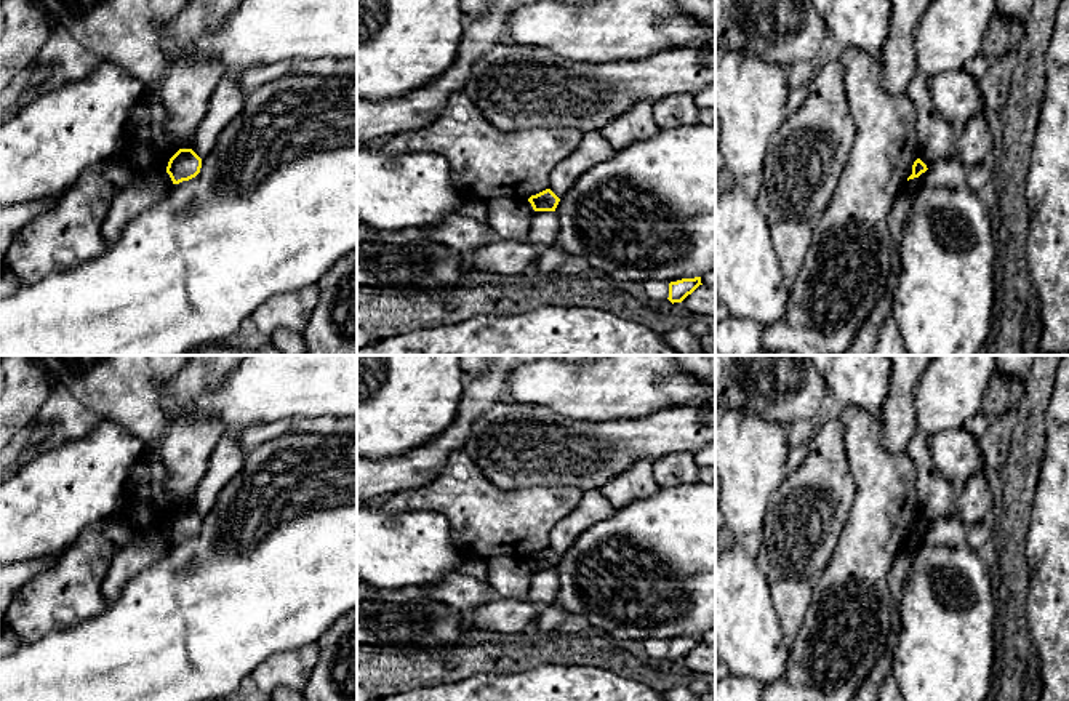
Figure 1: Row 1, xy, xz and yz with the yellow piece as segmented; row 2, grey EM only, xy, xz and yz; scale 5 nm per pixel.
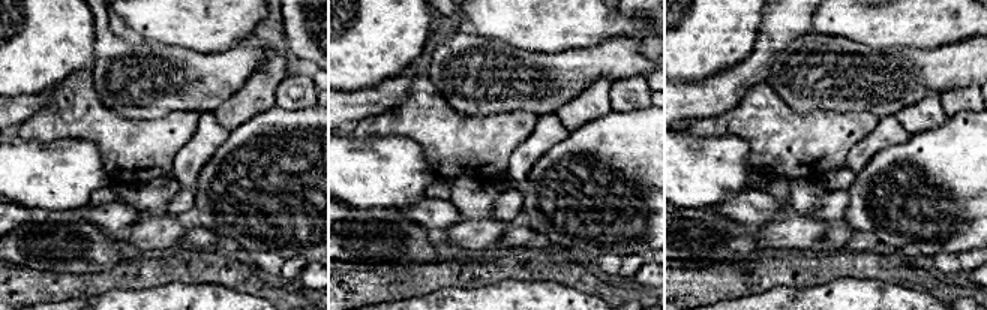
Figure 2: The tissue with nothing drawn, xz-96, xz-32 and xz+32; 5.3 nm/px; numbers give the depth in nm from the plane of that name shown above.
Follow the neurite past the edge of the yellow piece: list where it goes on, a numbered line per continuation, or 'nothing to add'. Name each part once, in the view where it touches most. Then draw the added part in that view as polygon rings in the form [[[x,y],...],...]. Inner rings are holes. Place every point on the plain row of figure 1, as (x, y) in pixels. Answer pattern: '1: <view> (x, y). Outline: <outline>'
nothing to add

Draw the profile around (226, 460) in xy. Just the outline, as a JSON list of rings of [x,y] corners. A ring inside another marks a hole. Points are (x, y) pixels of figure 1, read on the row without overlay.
[[[226,432],[219,439],[190,506],[202,519],[213,507],[224,485],[242,469],[245,456],[238,447],[237,432]]]

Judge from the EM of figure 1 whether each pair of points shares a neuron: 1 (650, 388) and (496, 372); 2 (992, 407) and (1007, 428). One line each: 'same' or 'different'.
1: different
2: same

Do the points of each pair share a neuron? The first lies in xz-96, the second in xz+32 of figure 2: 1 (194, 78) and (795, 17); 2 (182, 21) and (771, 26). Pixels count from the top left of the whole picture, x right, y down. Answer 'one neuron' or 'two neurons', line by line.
1: two neurons
2: two neurons

